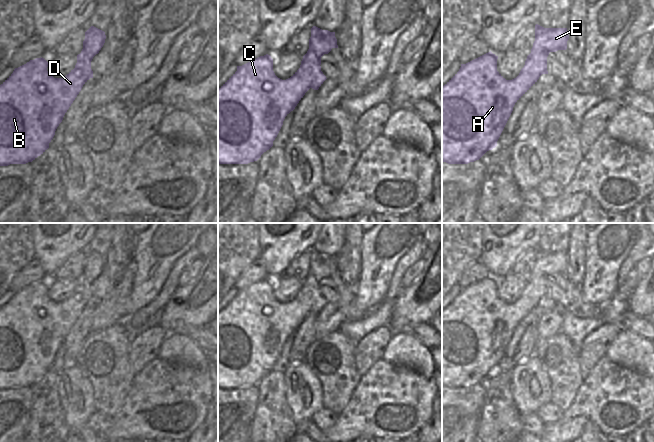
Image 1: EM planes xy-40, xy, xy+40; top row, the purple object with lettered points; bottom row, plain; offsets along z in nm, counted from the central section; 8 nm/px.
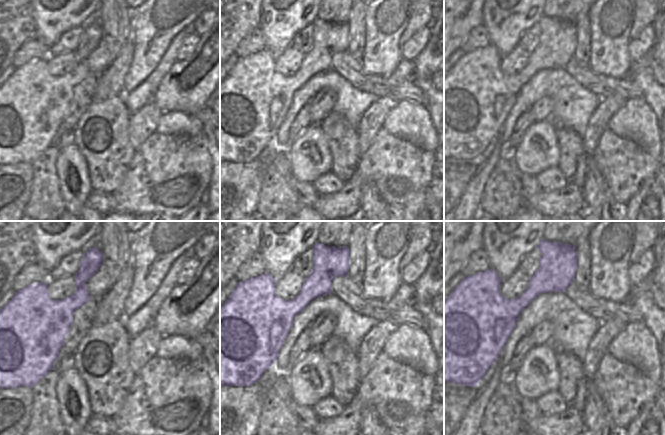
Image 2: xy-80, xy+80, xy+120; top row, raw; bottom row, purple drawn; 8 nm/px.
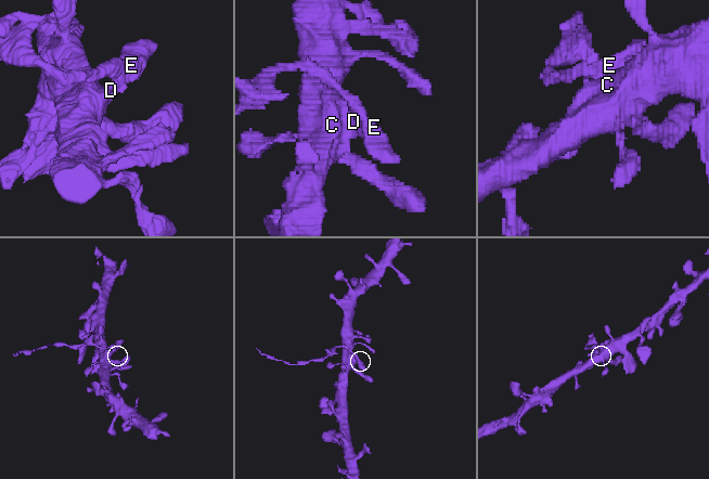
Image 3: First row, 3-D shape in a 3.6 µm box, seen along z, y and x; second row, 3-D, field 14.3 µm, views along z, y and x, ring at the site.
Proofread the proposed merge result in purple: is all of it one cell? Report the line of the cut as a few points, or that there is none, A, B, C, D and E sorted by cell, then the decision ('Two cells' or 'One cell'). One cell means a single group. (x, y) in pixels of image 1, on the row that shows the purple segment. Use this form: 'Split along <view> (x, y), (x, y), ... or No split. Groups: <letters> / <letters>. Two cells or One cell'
Split along xy+40 (546, 65), (535, 62), (531, 66), (523, 67). Groups: A B C D / E. Two cells.

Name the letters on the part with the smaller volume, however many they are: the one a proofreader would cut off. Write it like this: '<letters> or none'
E.

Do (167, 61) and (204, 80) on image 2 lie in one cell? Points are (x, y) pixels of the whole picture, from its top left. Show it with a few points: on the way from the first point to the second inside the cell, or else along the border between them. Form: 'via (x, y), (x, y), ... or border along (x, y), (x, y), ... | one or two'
border along (176, 61), (160, 83) | two

